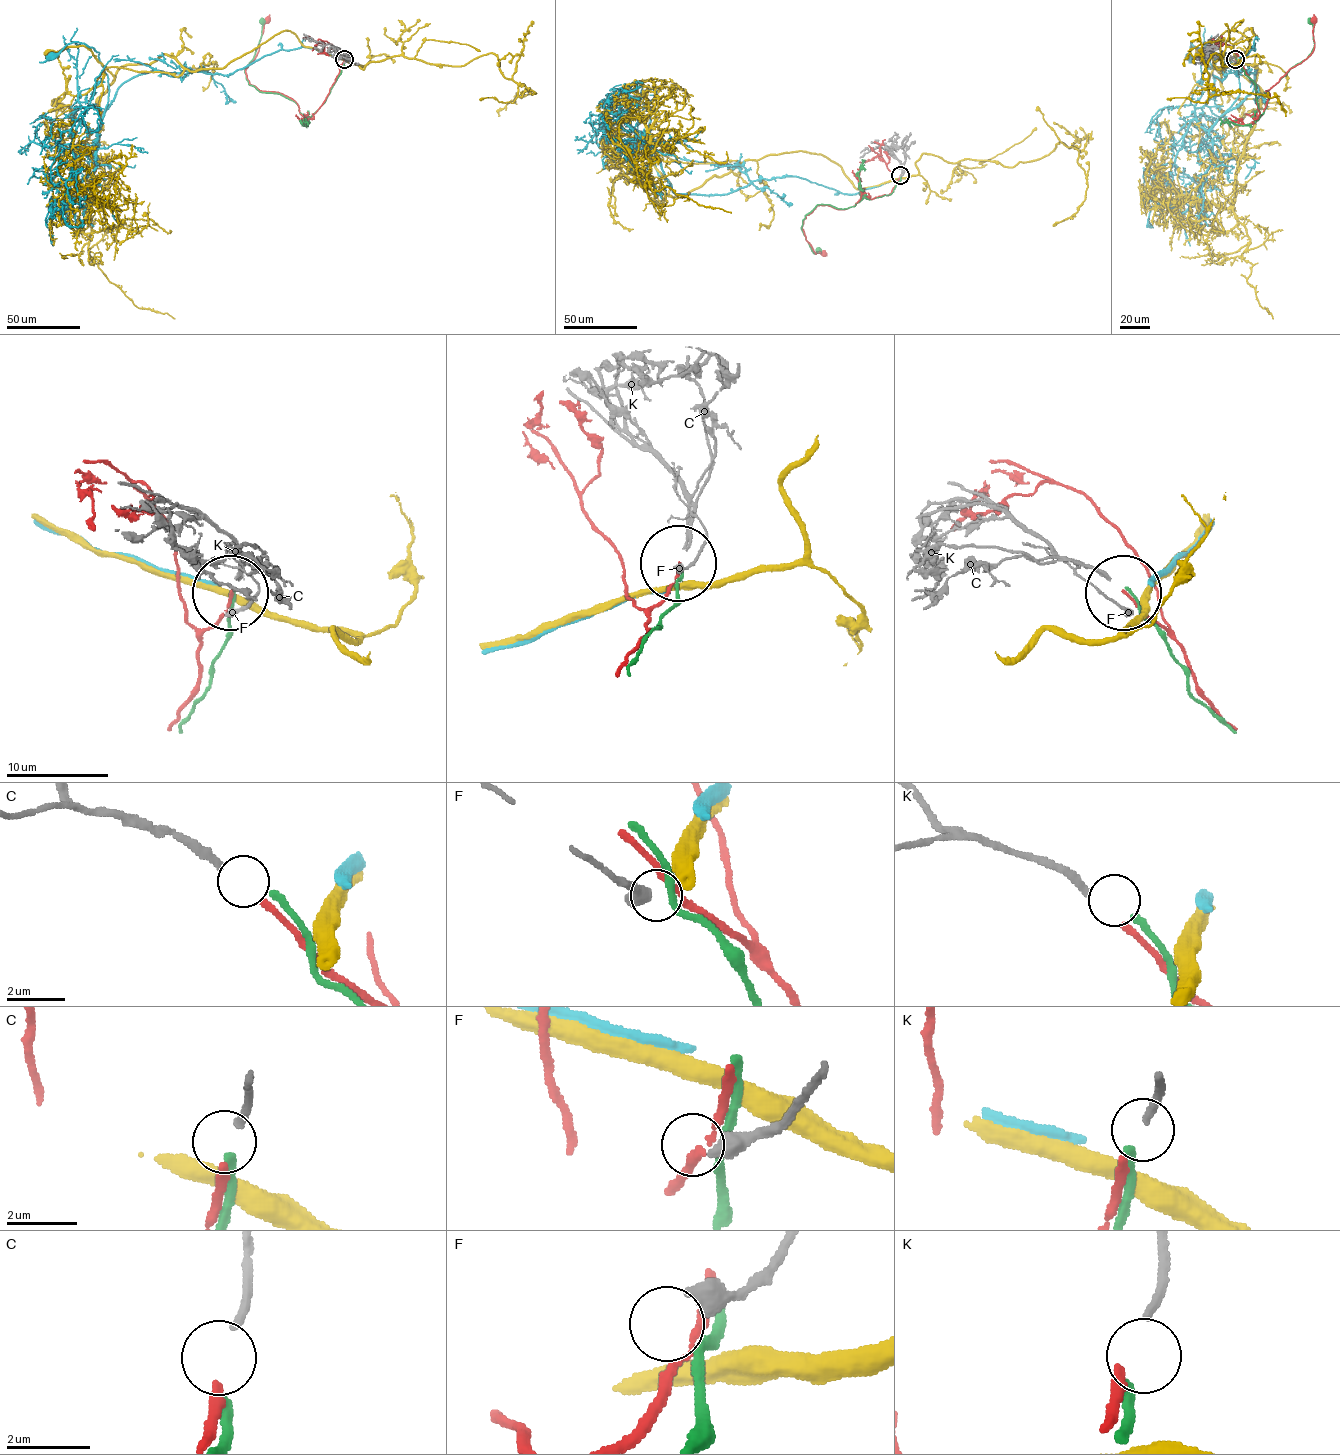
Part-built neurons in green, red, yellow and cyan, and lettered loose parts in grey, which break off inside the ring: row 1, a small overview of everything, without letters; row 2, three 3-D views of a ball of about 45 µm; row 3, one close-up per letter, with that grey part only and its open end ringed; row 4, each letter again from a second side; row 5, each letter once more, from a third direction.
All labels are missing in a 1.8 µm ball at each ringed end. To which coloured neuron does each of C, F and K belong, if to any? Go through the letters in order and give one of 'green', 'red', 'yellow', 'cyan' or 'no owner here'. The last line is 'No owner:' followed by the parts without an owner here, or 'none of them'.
C: red
F: no owner here
K: green
No owner: F

